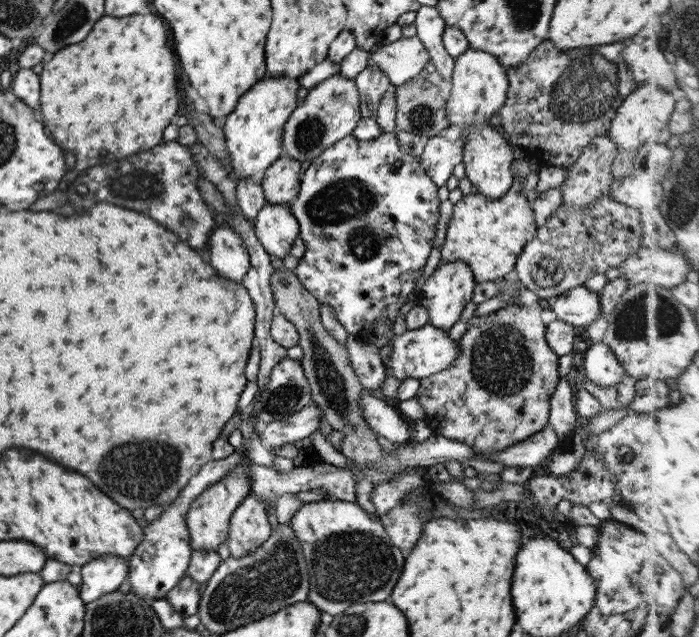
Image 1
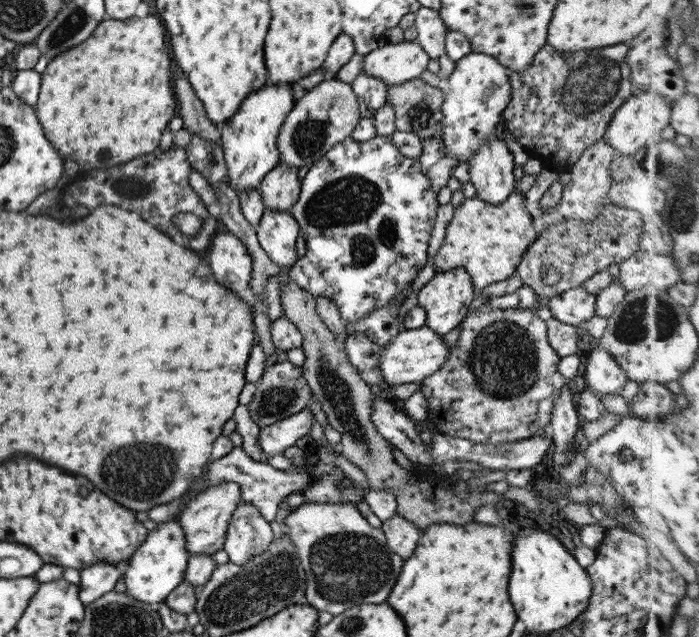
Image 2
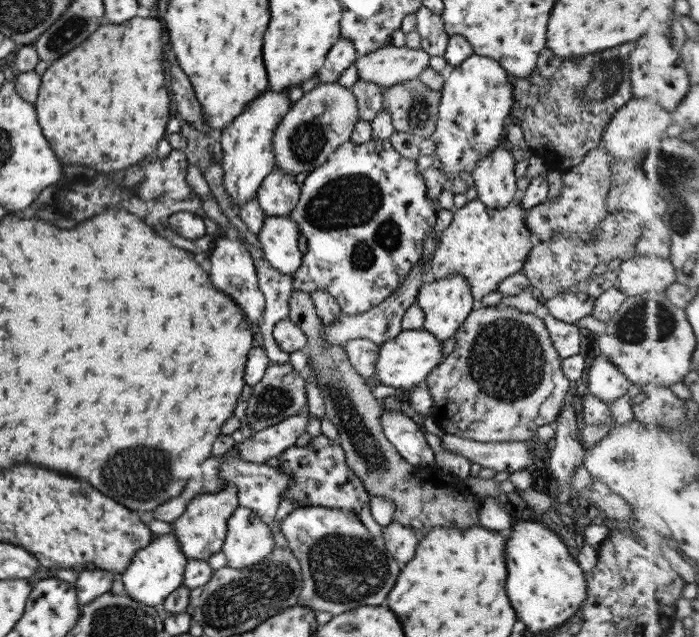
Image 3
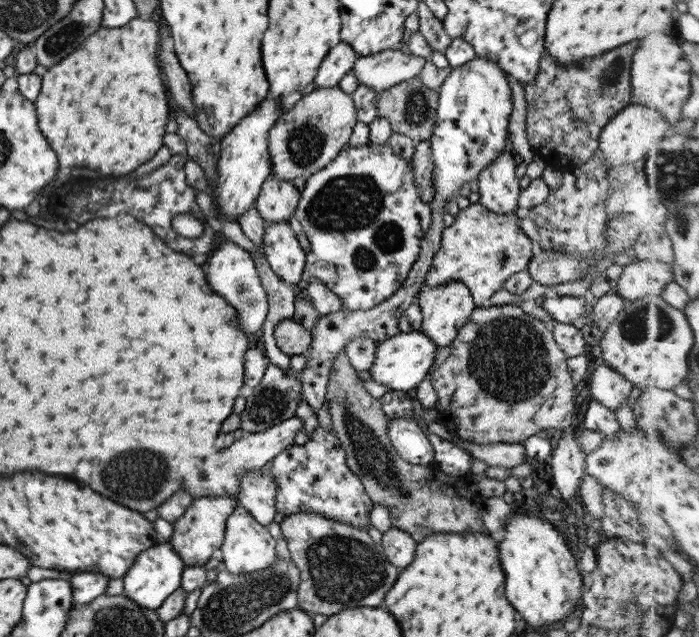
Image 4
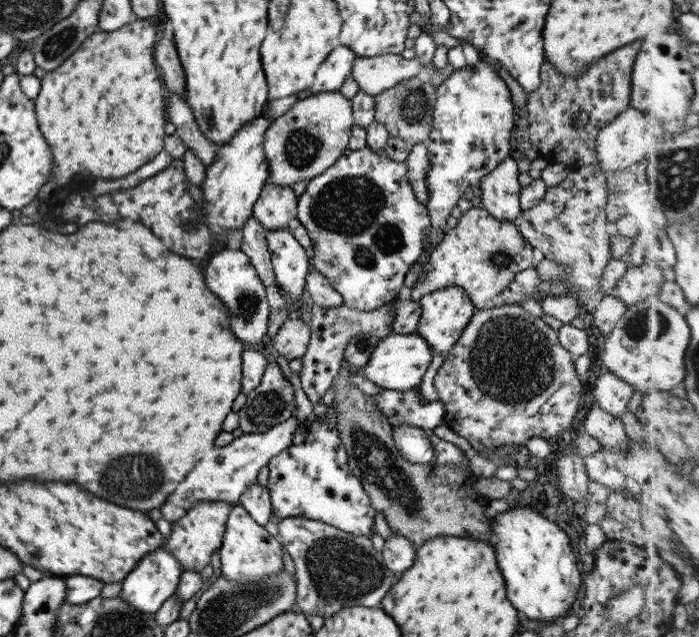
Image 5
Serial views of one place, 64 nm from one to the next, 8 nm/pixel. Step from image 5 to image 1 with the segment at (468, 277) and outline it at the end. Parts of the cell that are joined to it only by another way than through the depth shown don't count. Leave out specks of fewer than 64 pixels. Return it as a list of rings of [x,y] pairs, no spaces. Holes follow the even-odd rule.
[[[514,177],[509,190],[499,200],[487,199],[475,191],[459,198],[452,206],[438,262],[461,260],[470,268],[476,284],[512,274],[517,256],[524,244],[535,236],[538,224],[527,206],[527,193],[521,188],[521,180]]]

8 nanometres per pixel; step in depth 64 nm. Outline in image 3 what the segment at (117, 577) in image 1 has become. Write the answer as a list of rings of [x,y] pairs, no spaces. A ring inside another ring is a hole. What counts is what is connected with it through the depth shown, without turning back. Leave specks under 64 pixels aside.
[[[93,569],[81,572],[77,576],[75,583],[76,600],[79,604],[85,605],[87,602],[102,596],[110,590],[113,574],[101,569]]]

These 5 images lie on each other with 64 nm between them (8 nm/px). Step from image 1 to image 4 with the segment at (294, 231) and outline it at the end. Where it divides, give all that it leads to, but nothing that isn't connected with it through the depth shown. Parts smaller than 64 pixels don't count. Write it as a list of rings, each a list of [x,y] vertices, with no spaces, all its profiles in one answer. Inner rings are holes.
[[[267,223],[263,231],[262,245],[269,268],[280,280],[293,287],[295,292],[299,292],[296,287],[303,272],[305,253],[288,224]]]

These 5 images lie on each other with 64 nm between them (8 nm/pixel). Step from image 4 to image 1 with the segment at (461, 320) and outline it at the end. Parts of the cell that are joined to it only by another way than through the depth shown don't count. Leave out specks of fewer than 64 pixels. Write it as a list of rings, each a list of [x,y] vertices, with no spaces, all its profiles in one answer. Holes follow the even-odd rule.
[[[461,260],[443,262],[443,264],[439,262],[433,269],[433,273],[423,283],[418,304],[427,310],[428,323],[431,326],[447,331],[459,320],[459,314],[463,312],[465,304],[470,301],[474,288],[475,280],[473,280],[473,274],[467,264]]]

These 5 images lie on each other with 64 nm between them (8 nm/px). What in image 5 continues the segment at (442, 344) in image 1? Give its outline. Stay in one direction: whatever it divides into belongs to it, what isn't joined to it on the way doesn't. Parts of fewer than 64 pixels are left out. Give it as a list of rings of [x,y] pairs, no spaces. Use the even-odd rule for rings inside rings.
[[[415,332],[409,334],[389,334],[382,339],[378,339],[377,344],[366,366],[361,367],[361,376],[373,382],[375,386],[385,390],[406,391],[417,389],[421,382],[421,376],[429,366],[433,352],[429,344]]]

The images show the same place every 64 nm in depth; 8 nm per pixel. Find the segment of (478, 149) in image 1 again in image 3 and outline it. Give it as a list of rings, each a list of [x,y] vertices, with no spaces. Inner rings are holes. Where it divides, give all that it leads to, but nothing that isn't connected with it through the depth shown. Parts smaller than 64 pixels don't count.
[[[500,145],[471,170],[476,198],[487,208],[505,208],[519,194],[513,175],[515,163],[507,147]]]

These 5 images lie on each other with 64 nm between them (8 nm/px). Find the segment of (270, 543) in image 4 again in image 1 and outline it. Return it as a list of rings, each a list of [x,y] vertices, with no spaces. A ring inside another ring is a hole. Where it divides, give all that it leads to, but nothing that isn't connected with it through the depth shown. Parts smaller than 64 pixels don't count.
[[[247,494],[229,519],[226,541],[230,556],[243,558],[269,538],[271,528],[267,517],[263,502]]]

